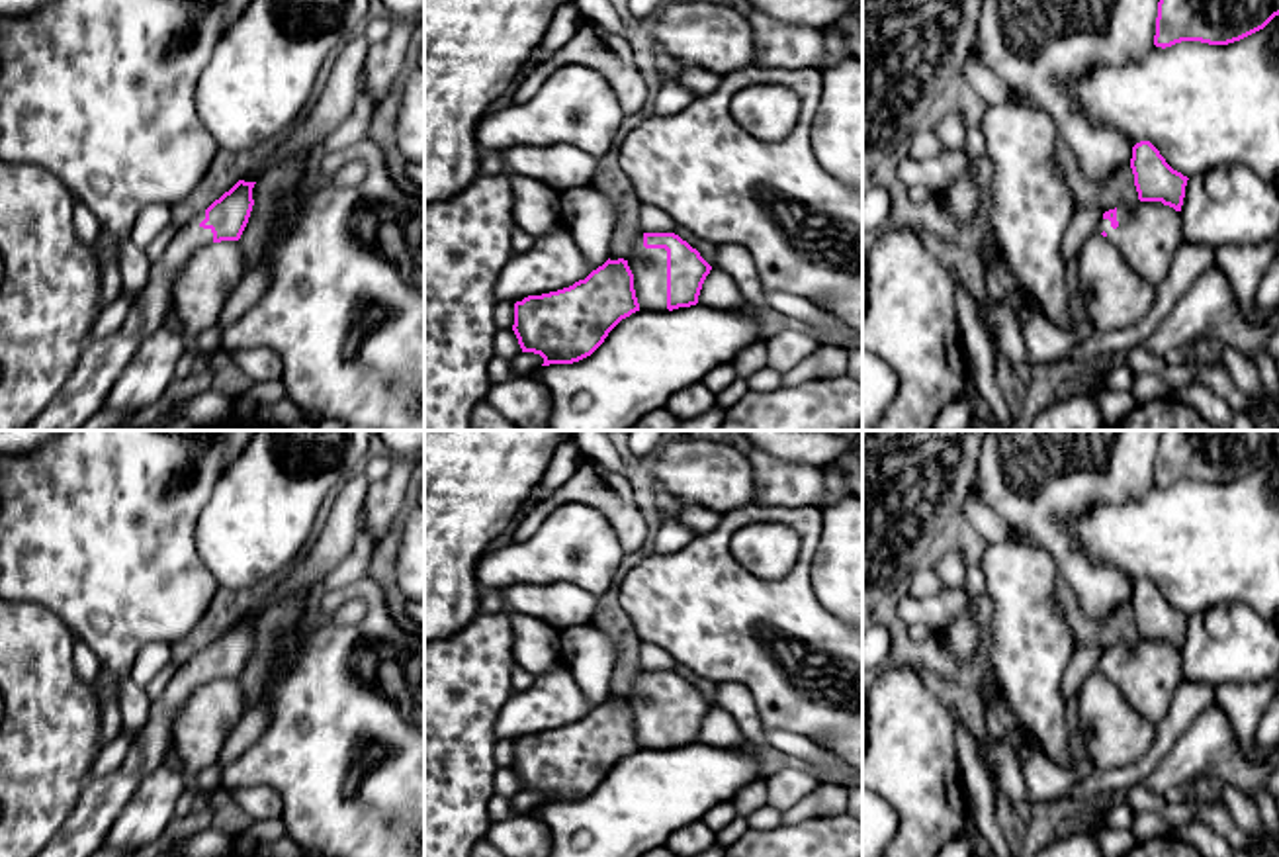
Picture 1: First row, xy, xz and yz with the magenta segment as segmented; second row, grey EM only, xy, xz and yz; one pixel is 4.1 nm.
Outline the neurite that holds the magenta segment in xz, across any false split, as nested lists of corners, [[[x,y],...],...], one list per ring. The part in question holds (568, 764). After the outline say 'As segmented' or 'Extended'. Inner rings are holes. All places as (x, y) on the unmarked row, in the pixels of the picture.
[[[643,671],[634,675],[630,697],[606,699],[585,718],[569,726],[528,734],[514,742],[512,769],[522,790],[544,796],[542,804],[573,802],[591,794],[608,771],[632,751],[673,749],[698,742],[698,734],[712,704],[675,671]]]. Extended

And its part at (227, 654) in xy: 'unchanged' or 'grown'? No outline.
grown

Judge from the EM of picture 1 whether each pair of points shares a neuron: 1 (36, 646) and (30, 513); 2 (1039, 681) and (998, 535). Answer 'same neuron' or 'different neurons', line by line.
1: different neurons
2: different neurons

